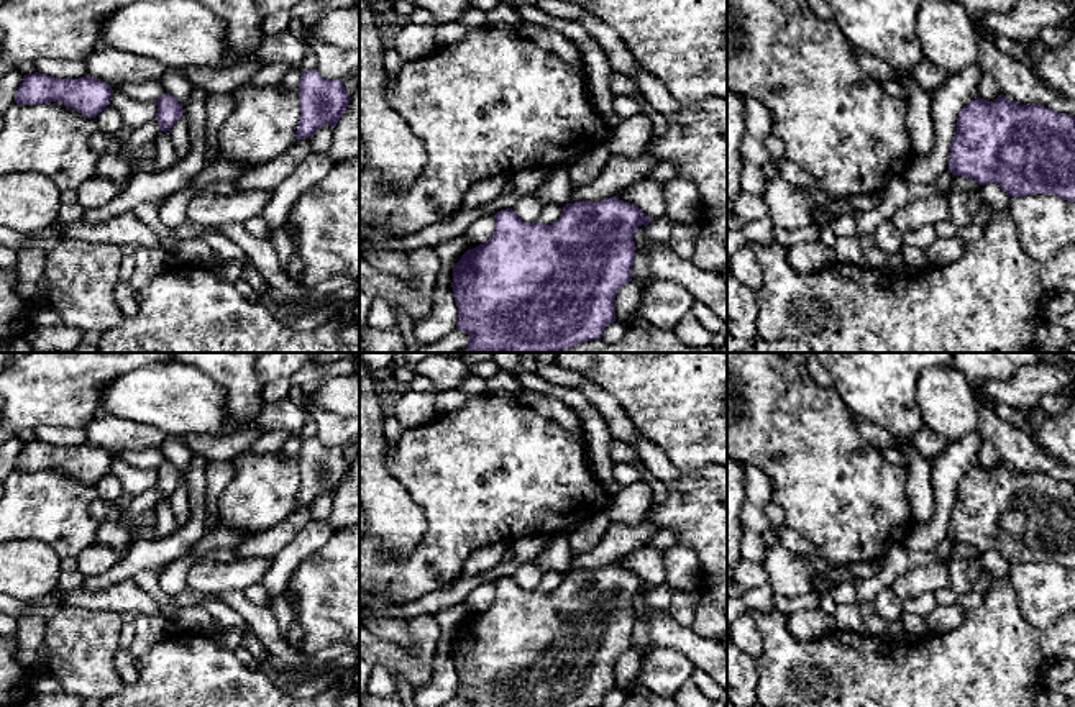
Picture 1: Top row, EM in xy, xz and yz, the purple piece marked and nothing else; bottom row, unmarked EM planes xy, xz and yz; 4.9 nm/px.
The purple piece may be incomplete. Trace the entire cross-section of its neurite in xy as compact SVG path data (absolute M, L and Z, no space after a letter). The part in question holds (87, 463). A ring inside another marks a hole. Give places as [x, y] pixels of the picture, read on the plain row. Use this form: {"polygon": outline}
{"polygon": "M39 440L28 441L20 451L15 469L21 472L59 469L79 481L95 486L112 468L113 456L90 443L56 446Z"}

